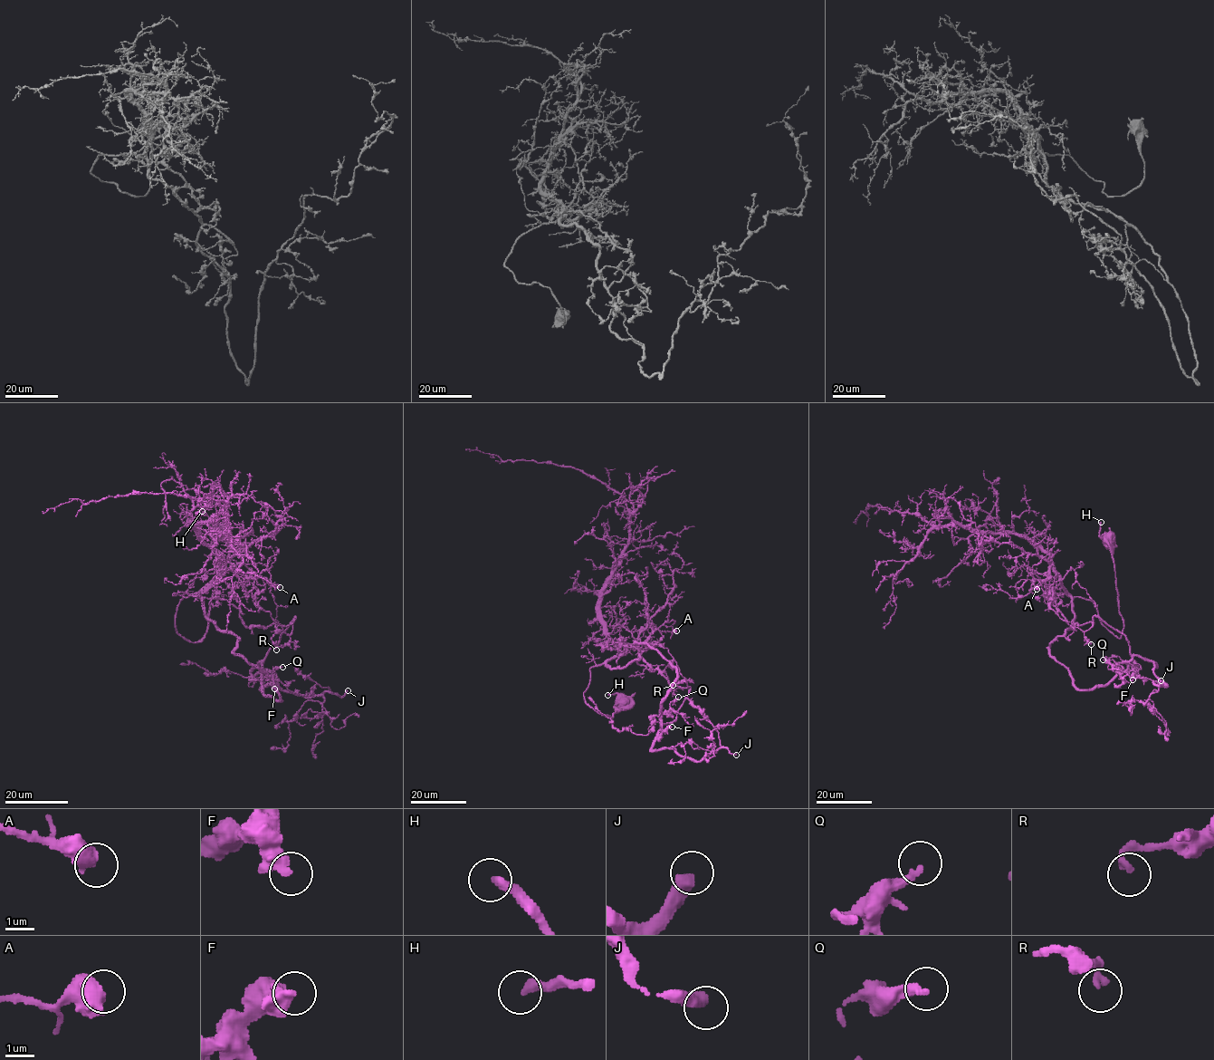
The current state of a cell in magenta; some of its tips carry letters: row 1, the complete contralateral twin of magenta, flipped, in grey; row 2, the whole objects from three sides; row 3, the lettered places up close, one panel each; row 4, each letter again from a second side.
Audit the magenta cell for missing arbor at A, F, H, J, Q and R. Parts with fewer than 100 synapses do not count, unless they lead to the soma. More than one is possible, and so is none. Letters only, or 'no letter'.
J

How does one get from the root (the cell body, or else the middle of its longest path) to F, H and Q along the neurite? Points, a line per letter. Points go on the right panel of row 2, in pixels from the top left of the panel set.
F: (1109, 543), (1121, 637), (1070, 594), (1074, 625), (1049, 653), (1079, 688), (1104, 687), (1118, 663), (1132, 679)
H: (1109, 543), (1100, 534), (1101, 522)
Q: (1109, 543), (1121, 637), (1070, 594), (1074, 625), (1049, 646), (1079, 688), (1115, 676), (1103, 660)

